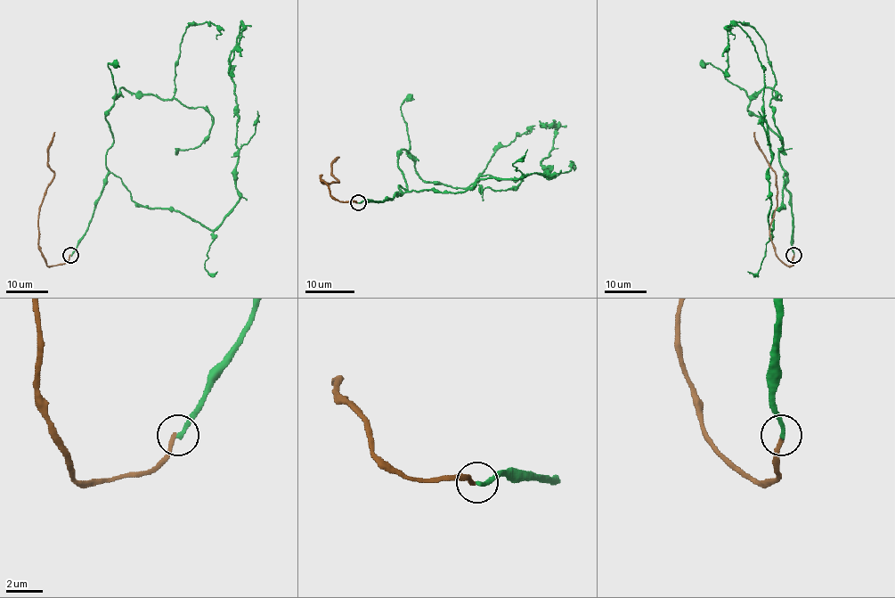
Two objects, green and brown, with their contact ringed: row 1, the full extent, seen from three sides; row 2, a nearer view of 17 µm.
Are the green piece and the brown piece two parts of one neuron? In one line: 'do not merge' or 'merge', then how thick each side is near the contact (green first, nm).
do not merge | 240/240 nm

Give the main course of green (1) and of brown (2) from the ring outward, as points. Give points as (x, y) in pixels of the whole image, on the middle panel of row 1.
1: (358, 202), (414, 191), (463, 192), (488, 178), (550, 176), (541, 162), (557, 126), (541, 126), (547, 122)
2: (357, 202), (338, 201), (321, 178), (324, 183), (338, 182), (331, 175), (331, 165), (340, 157)

